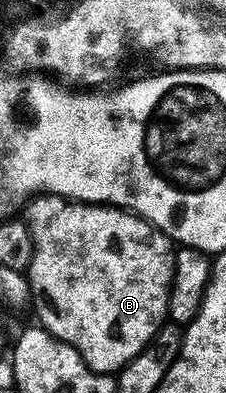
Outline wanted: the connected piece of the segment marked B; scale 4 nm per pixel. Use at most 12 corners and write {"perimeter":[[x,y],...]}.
{"perimeter":[[39,195],[41,328],[117,374],[167,324],[175,246],[137,213]]}

